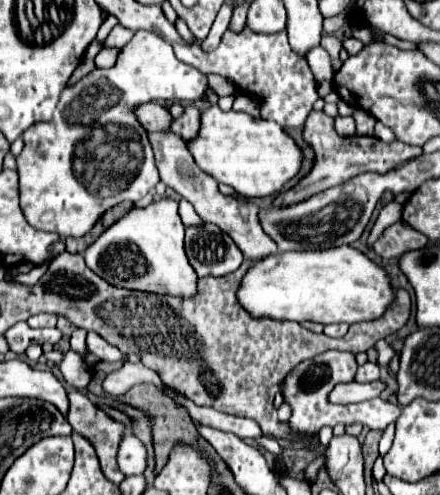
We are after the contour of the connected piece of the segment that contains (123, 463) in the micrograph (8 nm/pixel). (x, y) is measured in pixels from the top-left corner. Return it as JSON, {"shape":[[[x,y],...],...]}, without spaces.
{"shape":[[[124,433],[120,439],[118,467],[125,476],[142,475],[146,467],[146,449],[132,433]]]}

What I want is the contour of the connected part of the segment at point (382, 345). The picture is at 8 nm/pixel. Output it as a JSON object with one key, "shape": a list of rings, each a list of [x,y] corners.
{"shape":[[[382,339],[376,342],[374,348],[378,354],[377,363],[380,366],[388,366],[390,360],[395,355],[395,351],[392,349],[392,347]]]}

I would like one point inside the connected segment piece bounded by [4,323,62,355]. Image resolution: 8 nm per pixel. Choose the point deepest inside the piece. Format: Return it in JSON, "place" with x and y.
{"place":[20,336]}

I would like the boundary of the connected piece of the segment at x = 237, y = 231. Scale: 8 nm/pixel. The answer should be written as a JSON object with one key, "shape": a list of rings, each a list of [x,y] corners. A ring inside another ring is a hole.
{"shape":[[[156,131],[148,133],[148,141],[154,151],[154,161],[156,169],[160,173],[160,179],[166,183],[166,187],[174,189],[180,197],[190,201],[196,209],[196,213],[202,217],[204,223],[214,223],[218,225],[224,233],[232,237],[232,241],[238,245],[238,249],[244,253],[244,257],[258,261],[258,257],[266,257],[268,253],[276,253],[276,243],[264,233],[260,225],[260,209],[252,201],[236,199],[236,197],[226,197],[218,191],[218,183],[208,177],[204,171],[198,169],[198,165],[192,161],[192,155],[184,149],[182,137],[176,135],[174,131]]]}

